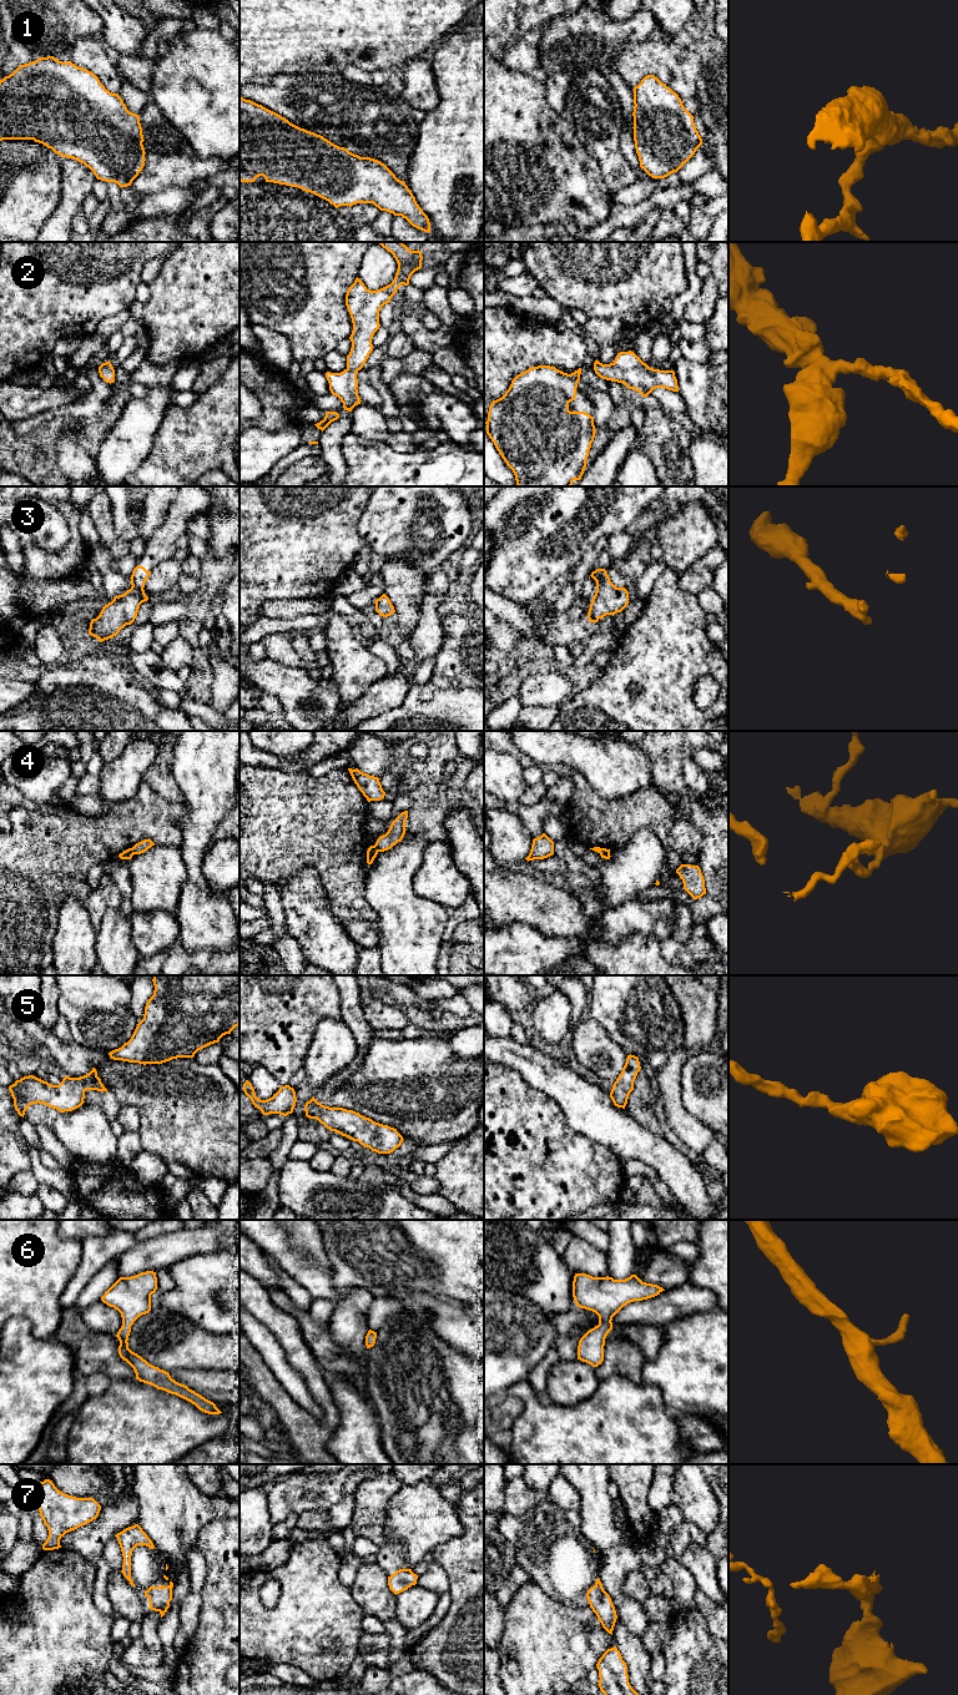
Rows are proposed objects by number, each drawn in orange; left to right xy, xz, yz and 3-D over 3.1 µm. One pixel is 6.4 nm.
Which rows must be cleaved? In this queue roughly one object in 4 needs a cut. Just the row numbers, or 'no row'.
4

